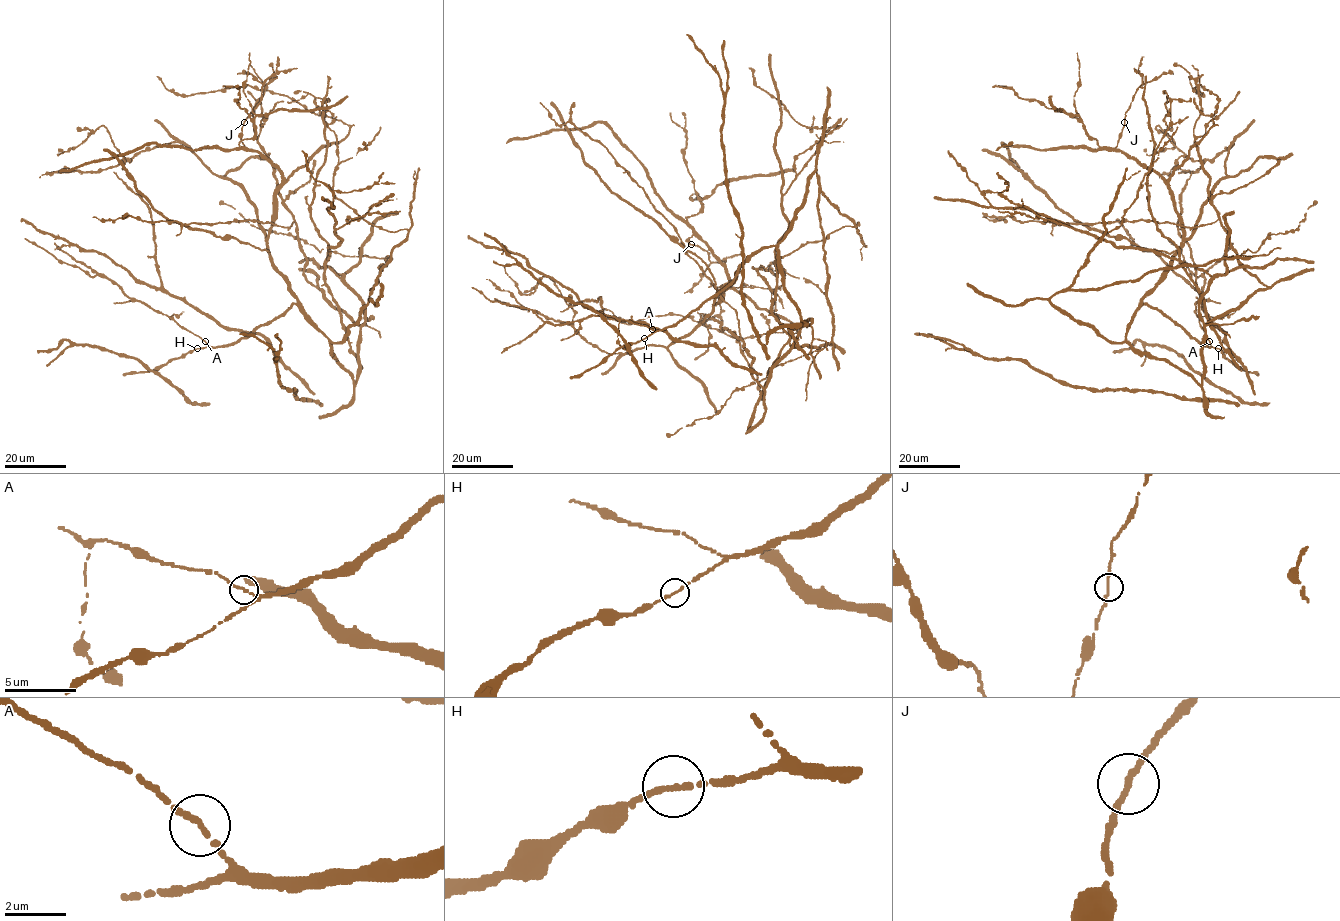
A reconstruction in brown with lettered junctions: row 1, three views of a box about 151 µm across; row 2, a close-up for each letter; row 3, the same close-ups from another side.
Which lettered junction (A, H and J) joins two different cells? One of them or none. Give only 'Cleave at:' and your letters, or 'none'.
Cleave at: none

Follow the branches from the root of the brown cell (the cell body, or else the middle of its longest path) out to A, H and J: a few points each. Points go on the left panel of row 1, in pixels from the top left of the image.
A: (311, 322), (293, 303), (283, 313), (234, 343), (212, 347), (205, 341)
H: (311, 322), (293, 303), (283, 313), (234, 343), (197, 348)
J: (311, 322), (273, 264), (267, 245), (281, 172), (244, 145), (244, 122)

